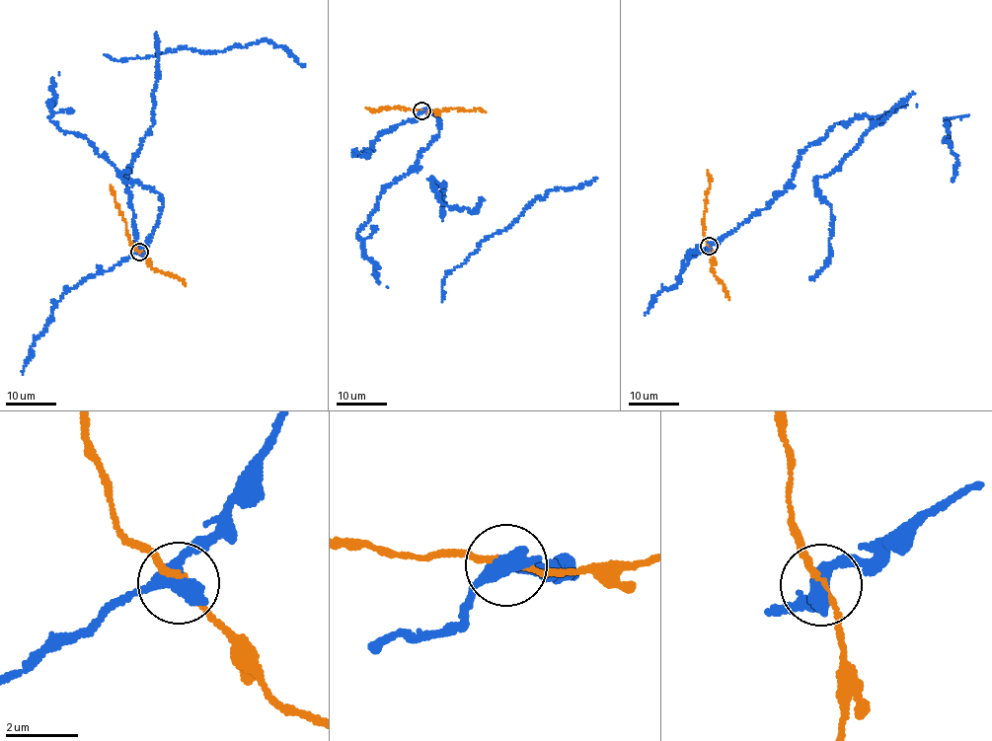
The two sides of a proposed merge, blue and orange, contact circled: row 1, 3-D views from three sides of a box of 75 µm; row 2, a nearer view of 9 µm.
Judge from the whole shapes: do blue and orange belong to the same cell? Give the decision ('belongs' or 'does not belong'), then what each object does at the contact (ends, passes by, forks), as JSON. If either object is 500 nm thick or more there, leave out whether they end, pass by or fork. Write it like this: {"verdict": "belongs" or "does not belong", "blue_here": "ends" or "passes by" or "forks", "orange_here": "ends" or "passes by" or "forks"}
{"verdict": "does not belong", "blue_here": "passes by", "orange_here": "passes by"}

